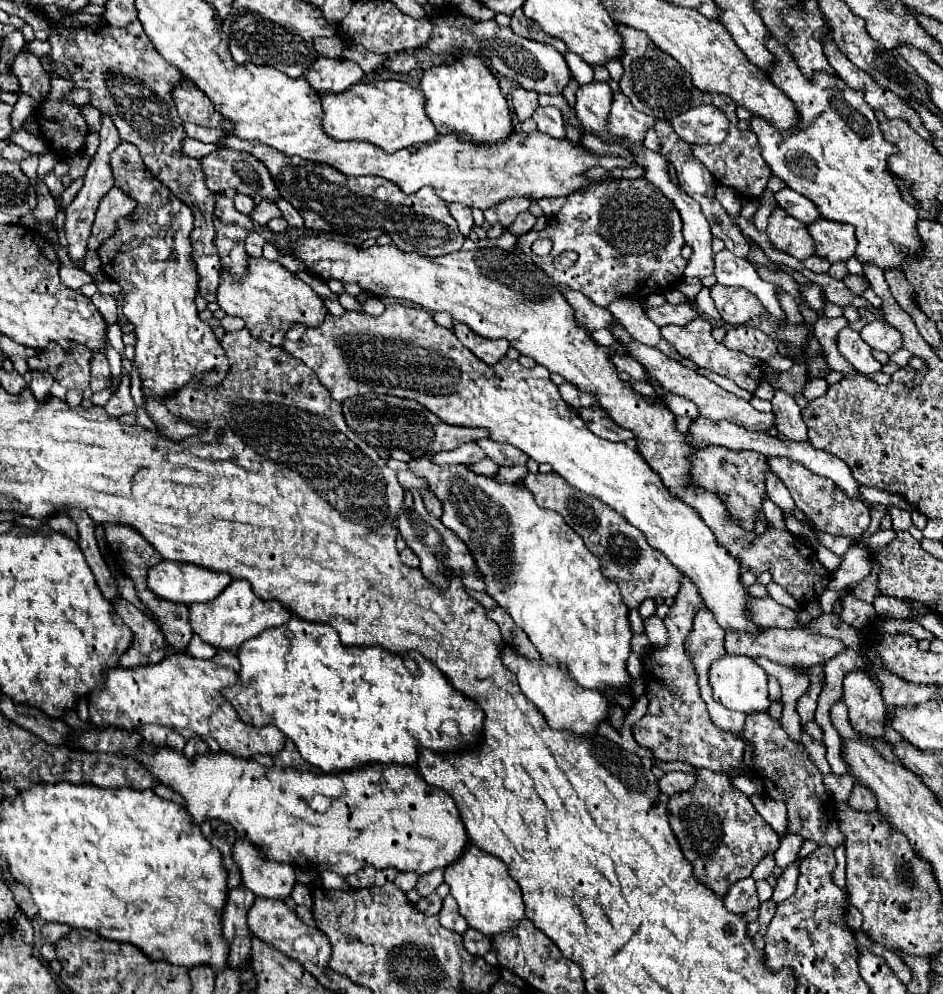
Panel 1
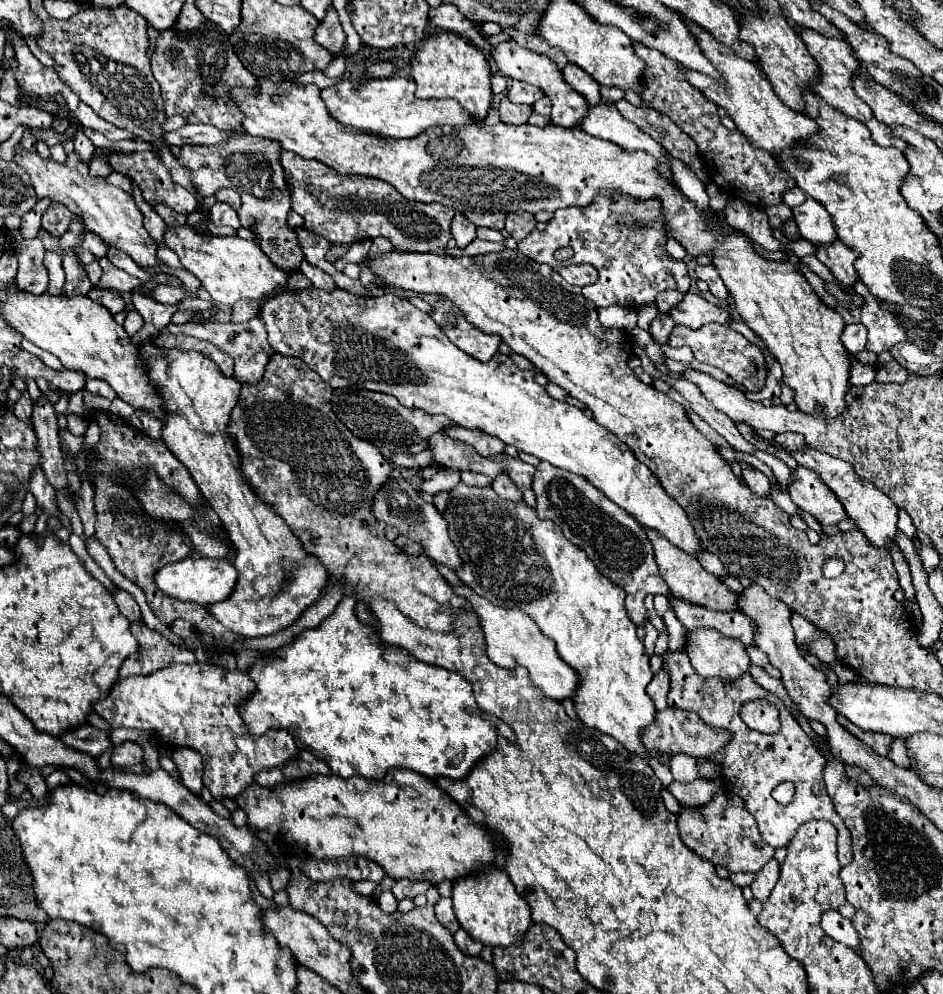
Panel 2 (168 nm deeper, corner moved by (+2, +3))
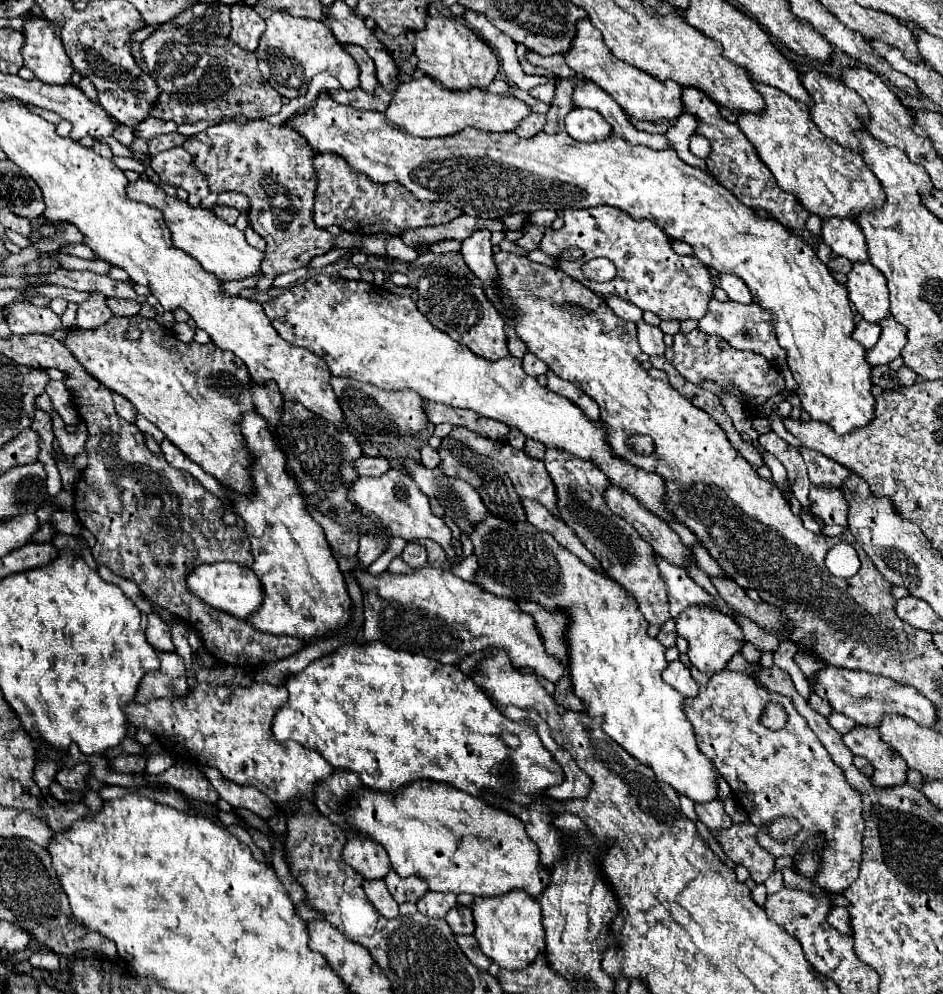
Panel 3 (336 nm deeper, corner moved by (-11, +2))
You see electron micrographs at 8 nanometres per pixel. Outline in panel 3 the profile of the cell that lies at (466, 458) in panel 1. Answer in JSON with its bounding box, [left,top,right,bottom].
[355,456,391,476]

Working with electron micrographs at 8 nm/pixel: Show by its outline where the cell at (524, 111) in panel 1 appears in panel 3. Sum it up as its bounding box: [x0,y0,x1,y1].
[515,112,545,138]

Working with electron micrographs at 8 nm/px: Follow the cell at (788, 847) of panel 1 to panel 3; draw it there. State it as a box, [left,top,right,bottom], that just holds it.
[765,870,783,894]

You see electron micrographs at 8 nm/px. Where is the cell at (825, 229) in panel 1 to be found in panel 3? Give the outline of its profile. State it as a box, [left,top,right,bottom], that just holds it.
[847,262,889,322]

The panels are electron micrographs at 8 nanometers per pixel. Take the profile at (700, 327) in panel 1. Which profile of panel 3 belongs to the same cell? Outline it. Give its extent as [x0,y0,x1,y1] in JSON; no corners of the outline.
[673,328,785,408]

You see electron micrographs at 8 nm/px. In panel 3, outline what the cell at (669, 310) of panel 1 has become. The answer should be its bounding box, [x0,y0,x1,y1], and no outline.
[699,298,785,366]

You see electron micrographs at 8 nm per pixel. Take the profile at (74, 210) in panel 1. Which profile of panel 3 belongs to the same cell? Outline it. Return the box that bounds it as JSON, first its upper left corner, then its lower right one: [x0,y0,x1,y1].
[77,292,113,330]

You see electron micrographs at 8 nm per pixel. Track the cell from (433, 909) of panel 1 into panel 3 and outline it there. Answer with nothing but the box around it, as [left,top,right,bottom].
[417,892,457,918]

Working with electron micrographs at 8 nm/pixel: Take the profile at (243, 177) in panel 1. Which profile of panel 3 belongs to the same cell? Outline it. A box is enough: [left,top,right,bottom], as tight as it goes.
[183,120,335,292]

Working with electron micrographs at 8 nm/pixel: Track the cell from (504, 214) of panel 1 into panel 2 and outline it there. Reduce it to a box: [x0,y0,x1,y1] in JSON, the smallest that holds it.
[464,213,504,229]

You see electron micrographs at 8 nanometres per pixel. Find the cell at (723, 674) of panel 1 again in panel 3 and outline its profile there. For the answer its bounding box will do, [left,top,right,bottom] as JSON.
[677,606,745,672]

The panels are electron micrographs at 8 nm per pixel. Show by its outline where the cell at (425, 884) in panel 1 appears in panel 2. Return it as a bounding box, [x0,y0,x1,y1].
[392,879,432,901]

